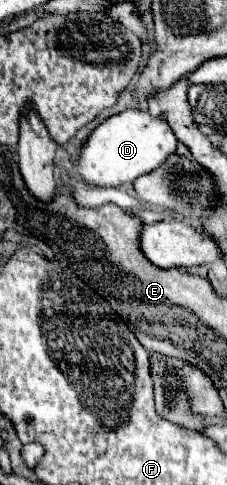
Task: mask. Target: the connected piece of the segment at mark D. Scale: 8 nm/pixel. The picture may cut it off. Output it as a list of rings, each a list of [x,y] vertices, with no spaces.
[[[125,110],[121,114],[115,114],[107,118],[103,124],[99,124],[93,134],[87,138],[85,146],[81,148],[81,156],[71,162],[65,148],[59,148],[55,156],[55,164],[79,174],[87,184],[97,188],[119,188],[133,184],[135,178],[153,172],[159,168],[177,146],[177,138],[161,116],[151,116],[149,112],[139,110]]]

